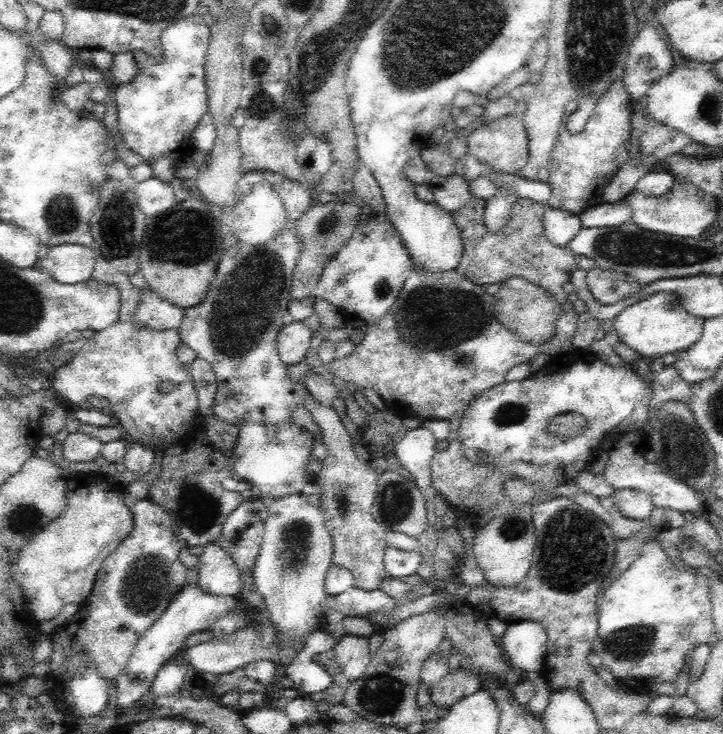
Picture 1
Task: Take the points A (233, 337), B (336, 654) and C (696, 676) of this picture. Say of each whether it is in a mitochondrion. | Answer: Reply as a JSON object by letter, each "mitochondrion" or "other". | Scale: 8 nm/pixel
{"A":"mitochondrion","B":"other","C":"other"}

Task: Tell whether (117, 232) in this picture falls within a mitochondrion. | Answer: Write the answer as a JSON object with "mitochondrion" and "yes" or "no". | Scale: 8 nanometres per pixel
{"mitochondrion":"yes"}

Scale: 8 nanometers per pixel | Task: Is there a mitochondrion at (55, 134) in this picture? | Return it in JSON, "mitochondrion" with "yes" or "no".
{"mitochondrion":"no"}

